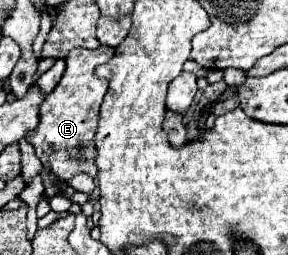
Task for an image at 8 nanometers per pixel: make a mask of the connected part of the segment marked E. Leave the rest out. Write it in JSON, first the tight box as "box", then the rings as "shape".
{"box":[25,45,113,183],"shape":[[[101,45],[93,51],[89,49],[73,49],[65,57],[67,69],[45,101],[39,107],[39,125],[25,135],[25,139],[35,147],[37,157],[41,159],[43,167],[51,173],[53,181],[69,183],[75,175],[87,173],[91,177],[97,175],[95,157],[95,129],[99,119],[99,105],[107,91],[107,81],[95,77],[95,67],[107,63],[113,55],[113,47]]]}

